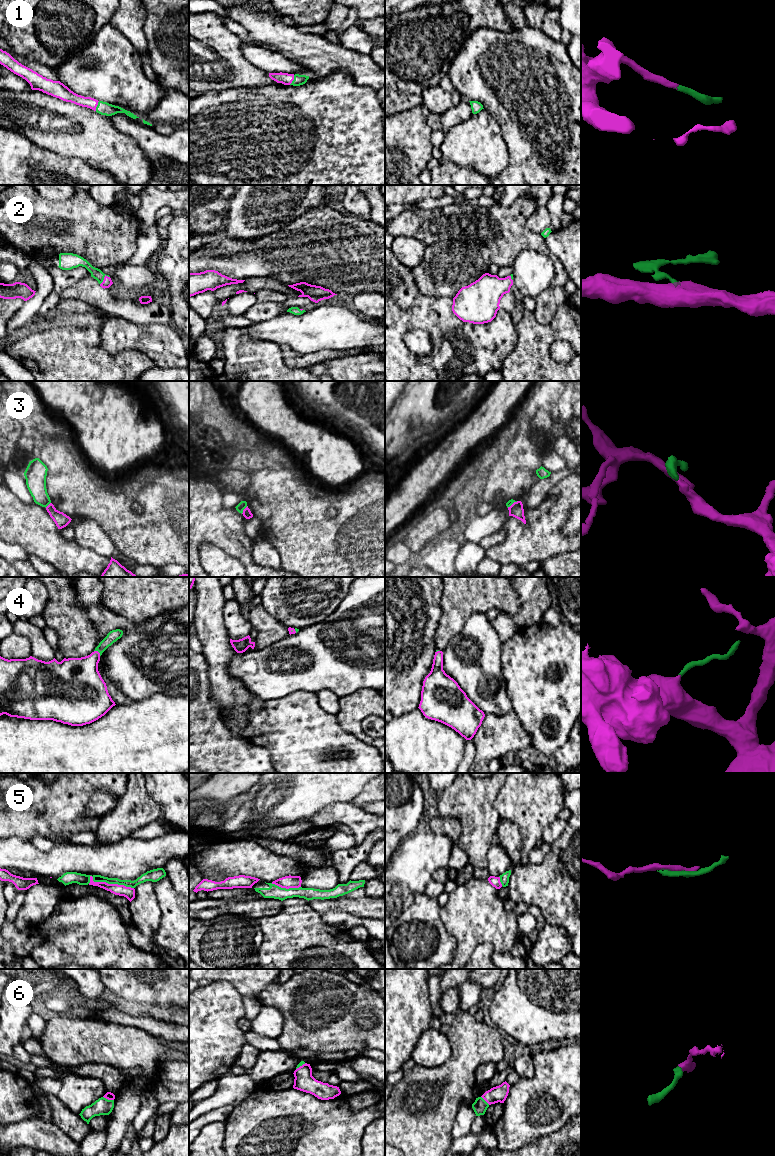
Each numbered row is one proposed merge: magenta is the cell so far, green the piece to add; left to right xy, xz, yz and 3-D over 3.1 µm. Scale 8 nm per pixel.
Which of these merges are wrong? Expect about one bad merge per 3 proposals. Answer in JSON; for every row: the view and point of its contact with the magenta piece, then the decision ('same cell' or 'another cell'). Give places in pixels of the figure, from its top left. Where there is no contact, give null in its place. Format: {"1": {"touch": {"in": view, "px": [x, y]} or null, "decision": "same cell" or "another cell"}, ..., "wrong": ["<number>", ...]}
{"1": {"touch": {"in": "xy", "px": [96, 106]}, "decision": "same cell"}, "2": {"touch": {"in": "xy", "px": [104, 278]}, "decision": "same cell"}, "3": {"touch": {"in": "xz", "px": [243, 510]}, "decision": "another cell"}, "4": {"touch": {"in": "xy", "px": [98, 652]}, "decision": "same cell"}, "5": {"touch": {"in": "xy", "px": [110, 884]}, "decision": "another cell"}, "6": {"touch": {"in": "xy", "px": [108, 1099]}, "decision": "same cell"}, "wrong": ["3", "5"]}

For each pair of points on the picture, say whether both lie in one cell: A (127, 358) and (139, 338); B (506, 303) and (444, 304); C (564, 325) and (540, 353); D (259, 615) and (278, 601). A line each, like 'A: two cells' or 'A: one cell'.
A: two cells
B: two cells
C: one cell
D: two cells

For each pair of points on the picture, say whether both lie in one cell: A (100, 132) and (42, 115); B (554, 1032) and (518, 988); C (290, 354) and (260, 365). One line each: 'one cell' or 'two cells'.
A: one cell
B: one cell
C: two cells

